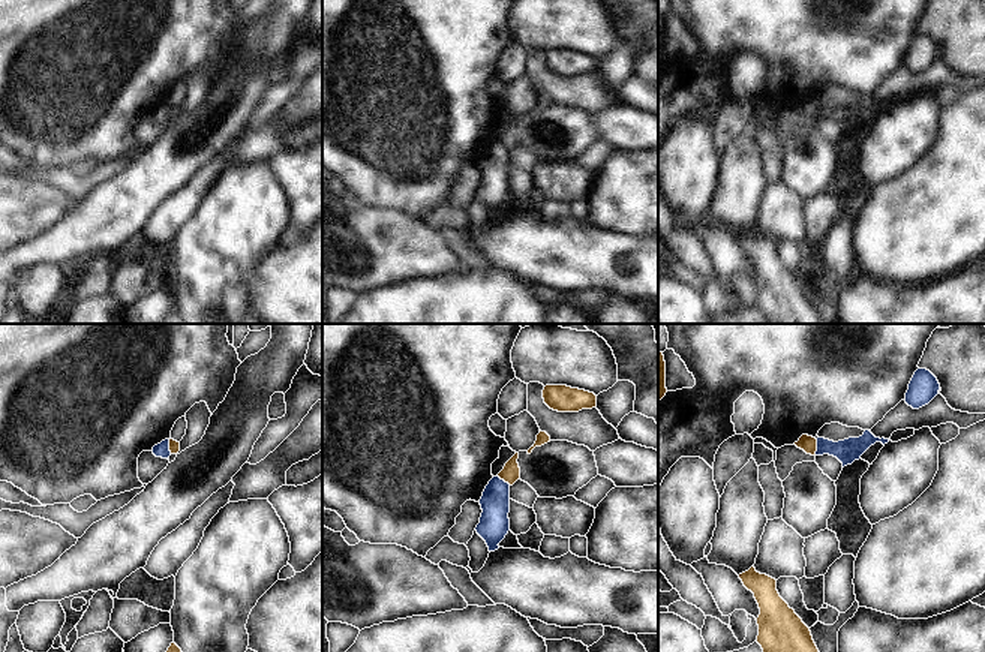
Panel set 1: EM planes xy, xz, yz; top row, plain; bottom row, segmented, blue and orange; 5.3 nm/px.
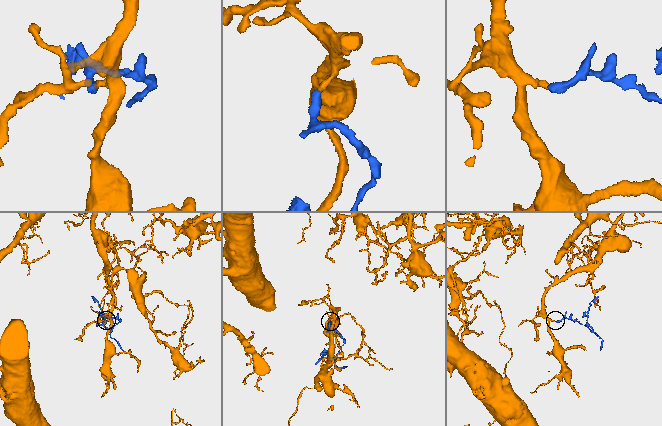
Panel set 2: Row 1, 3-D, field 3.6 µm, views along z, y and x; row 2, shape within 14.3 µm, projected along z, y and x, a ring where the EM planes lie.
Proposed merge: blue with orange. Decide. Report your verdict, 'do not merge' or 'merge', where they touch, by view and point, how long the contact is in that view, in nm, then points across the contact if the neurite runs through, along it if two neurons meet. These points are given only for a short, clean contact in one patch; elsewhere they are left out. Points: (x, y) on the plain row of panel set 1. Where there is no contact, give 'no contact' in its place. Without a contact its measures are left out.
do not merge; meets blue in yz at (817, 111); contact 90 nm long; border along yz (817, 104), (814, 119)

